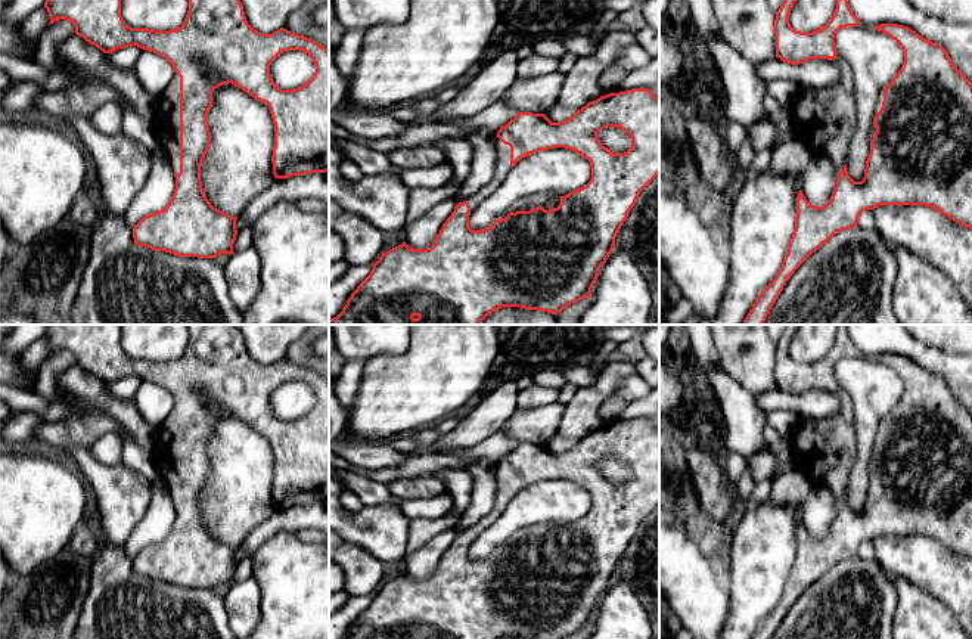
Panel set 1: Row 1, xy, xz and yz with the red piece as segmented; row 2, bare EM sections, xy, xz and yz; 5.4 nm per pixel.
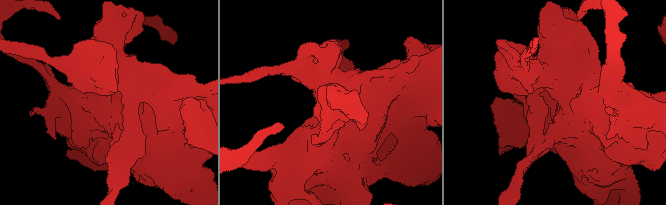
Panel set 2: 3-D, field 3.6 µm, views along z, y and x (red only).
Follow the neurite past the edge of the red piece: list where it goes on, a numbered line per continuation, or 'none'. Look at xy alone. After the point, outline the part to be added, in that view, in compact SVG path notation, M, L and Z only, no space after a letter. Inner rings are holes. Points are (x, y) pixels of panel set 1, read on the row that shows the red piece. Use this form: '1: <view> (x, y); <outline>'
1: xy (167, 120); M180 77L173 80L159 97L159 109L152 125L159 139L159 148L165 152L174 174L180 173Z

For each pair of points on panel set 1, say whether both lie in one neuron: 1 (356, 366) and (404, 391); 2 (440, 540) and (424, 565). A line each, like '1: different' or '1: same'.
1: different
2: same

